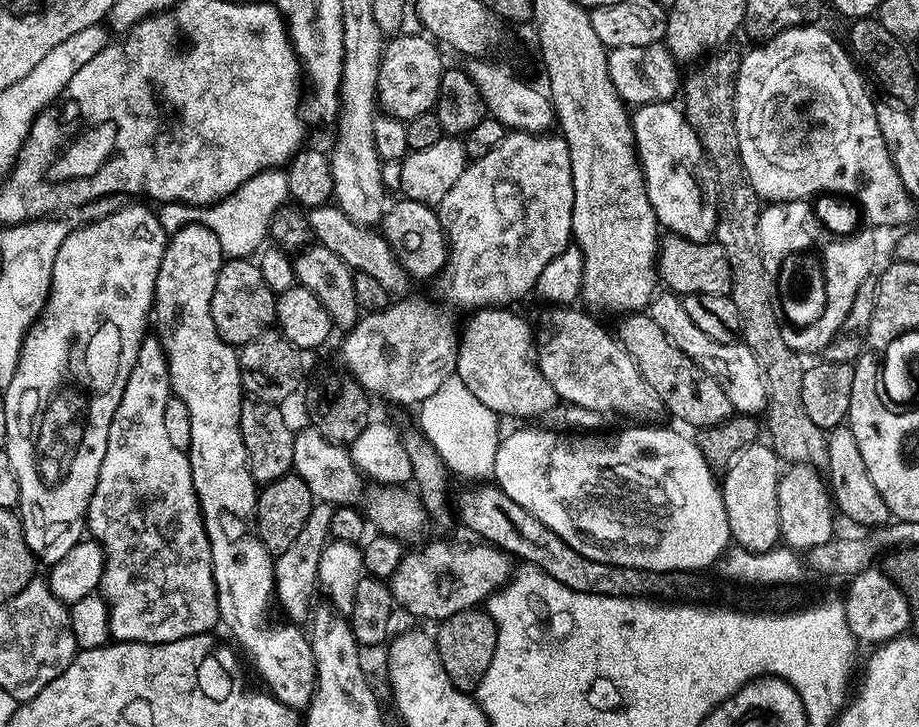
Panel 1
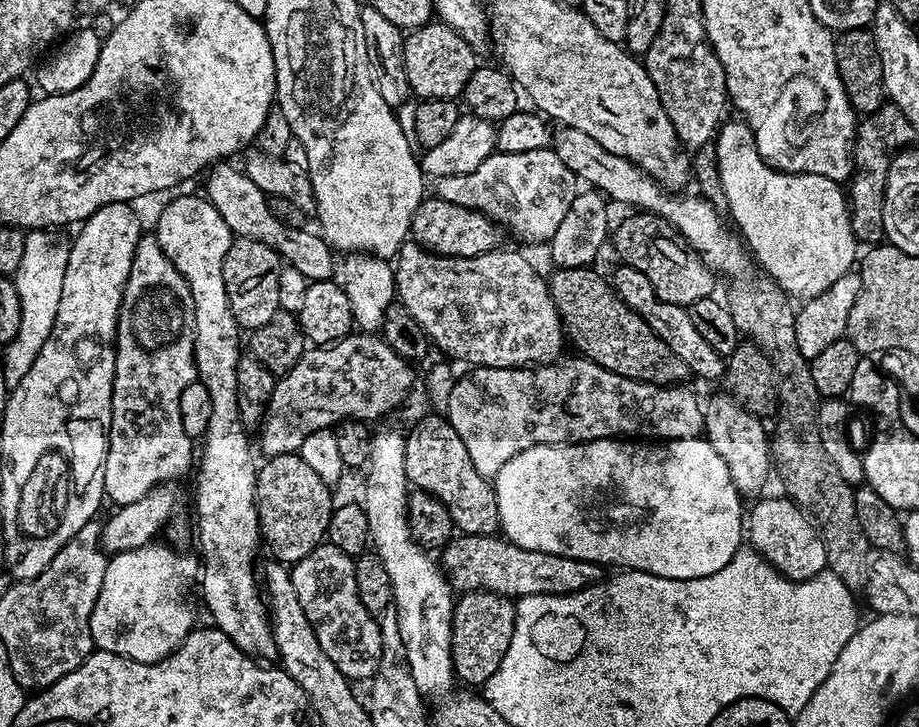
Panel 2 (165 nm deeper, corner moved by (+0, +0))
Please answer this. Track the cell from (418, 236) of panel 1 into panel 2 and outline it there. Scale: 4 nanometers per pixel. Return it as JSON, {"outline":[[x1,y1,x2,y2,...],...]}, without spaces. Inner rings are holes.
{"outline":[[425,198,421,200,412,219,410,236,427,251,443,256,477,256,497,251,501,247,500,232,501,225,486,214,439,198]]}

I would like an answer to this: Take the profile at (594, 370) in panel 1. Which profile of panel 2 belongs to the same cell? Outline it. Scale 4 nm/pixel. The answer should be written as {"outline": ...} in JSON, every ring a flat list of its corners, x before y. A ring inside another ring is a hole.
{"outline":[[406,242,394,260,394,271,396,274,396,295,399,303,404,304,406,310,414,316,414,321,418,322,425,332,429,341,436,344,453,361,469,360,469,365,478,368,527,368,538,364,550,364,561,359,564,344,566,348,566,329,563,320,560,319,560,312,556,308,556,303,552,301,552,296,548,292,548,280,540,277,540,272,523,256,520,252,504,252,497,250,478,254,477,256,443,256,437,252,430,252,415,242]]}

